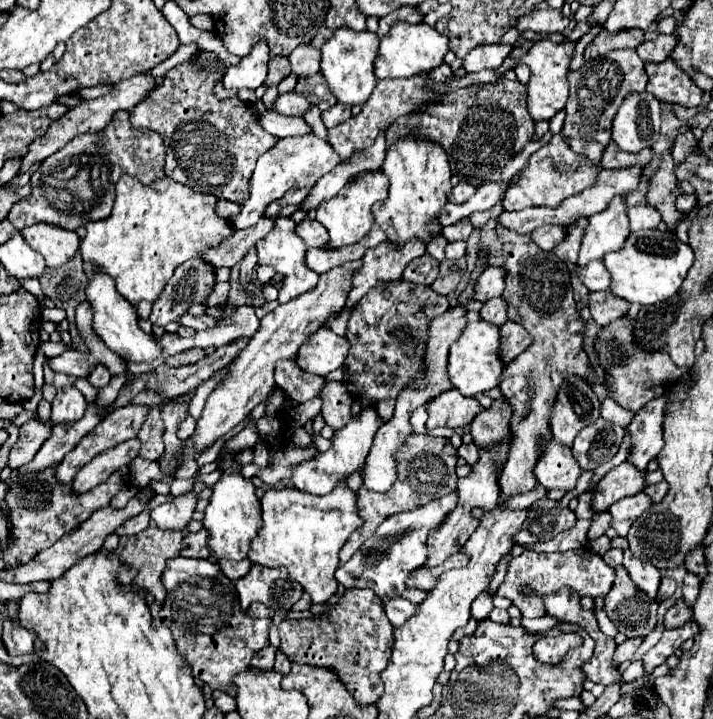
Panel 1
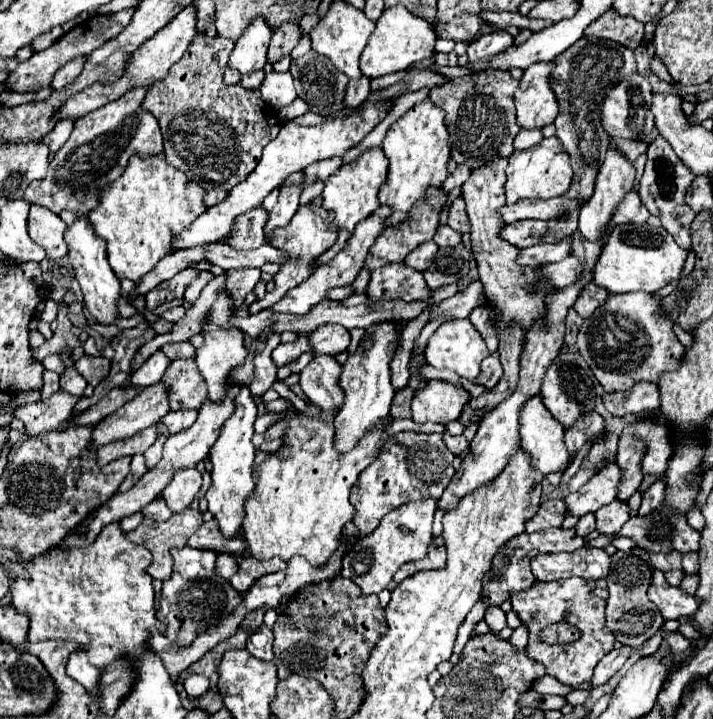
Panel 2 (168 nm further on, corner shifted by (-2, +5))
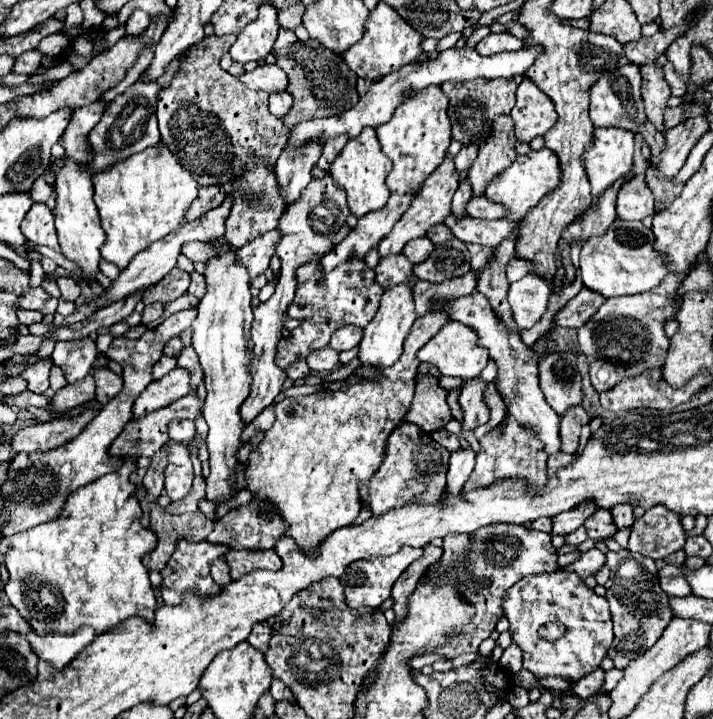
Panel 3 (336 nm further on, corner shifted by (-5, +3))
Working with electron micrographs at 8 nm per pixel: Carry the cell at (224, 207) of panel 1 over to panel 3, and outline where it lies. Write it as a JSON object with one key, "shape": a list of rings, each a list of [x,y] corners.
{"shape":[[[216,184],[198,188],[198,198],[184,212],[184,222],[192,222],[192,220],[200,218],[204,212],[208,212],[212,208],[218,208],[224,202],[224,198],[226,198],[226,192]]]}

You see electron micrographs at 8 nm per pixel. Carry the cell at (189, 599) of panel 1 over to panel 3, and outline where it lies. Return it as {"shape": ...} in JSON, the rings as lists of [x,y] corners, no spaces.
{"shape":[[[180,540],[176,552],[172,554],[172,558],[168,560],[166,568],[160,572],[164,582],[162,582],[162,598],[164,604],[168,606],[176,606],[180,604],[180,600],[184,598],[186,590],[196,590],[200,594],[208,594],[208,596],[216,596],[220,586],[210,578],[210,562],[216,558],[222,558],[224,552],[228,552],[228,548],[224,544],[212,544],[212,542],[188,542],[188,540]]]}

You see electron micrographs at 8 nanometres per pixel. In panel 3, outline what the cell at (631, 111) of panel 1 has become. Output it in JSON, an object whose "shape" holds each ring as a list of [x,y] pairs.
{"shape":[[[624,64],[620,68],[614,68],[612,72],[602,74],[590,88],[590,120],[594,126],[610,128],[626,128],[636,132],[638,126],[646,120],[644,104],[640,96],[640,68],[636,64]]]}

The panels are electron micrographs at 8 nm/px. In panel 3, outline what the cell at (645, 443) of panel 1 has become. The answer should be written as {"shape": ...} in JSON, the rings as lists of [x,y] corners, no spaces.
{"shape":[[[618,504],[618,506],[612,510],[612,518],[614,518],[614,524],[616,524],[618,530],[628,528],[628,526],[634,524],[632,508],[628,508],[628,504]]]}

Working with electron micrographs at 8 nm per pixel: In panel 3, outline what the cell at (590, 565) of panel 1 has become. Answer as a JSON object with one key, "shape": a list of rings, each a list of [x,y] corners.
{"shape":[[[590,548],[588,552],[582,552],[580,558],[576,562],[572,562],[570,566],[566,566],[564,570],[578,574],[580,578],[596,574],[596,570],[606,562],[606,556],[598,550],[598,548]]]}

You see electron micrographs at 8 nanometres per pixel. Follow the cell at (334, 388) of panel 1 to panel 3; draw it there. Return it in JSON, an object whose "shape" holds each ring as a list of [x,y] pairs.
{"shape":[[[324,346],[312,354],[306,356],[306,362],[310,366],[310,370],[314,372],[332,372],[338,366],[338,352],[330,346]]]}

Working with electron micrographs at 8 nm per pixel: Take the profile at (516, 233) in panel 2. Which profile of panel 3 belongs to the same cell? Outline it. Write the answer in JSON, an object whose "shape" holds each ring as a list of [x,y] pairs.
{"shape":[[[454,214],[444,218],[444,224],[448,230],[462,240],[464,244],[480,244],[480,246],[490,246],[496,248],[508,232],[518,232],[518,222],[510,220],[482,220],[482,218],[470,218],[470,216],[460,216],[456,218]]]}

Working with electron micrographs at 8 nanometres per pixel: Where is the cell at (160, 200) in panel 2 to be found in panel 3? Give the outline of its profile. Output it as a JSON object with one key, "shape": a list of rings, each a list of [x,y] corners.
{"shape":[[[164,142],[112,164],[104,172],[94,174],[92,182],[94,202],[106,232],[106,242],[100,248],[100,254],[120,270],[152,242],[180,228],[184,224],[184,212],[198,192],[198,184],[192,174],[178,162]]]}

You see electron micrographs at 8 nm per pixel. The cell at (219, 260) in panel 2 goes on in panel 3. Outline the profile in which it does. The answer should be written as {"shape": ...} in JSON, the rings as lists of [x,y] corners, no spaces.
{"shape":[[[188,242],[188,244],[182,246],[180,254],[184,254],[192,262],[206,262],[208,256],[216,254],[216,246],[206,244],[206,242]]]}

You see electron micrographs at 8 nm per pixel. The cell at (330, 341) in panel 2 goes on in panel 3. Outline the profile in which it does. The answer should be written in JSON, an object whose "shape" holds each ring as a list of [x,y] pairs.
{"shape":[[[344,326],[344,328],[338,328],[334,334],[332,334],[332,340],[330,340],[330,346],[338,352],[342,350],[350,350],[354,346],[358,346],[362,340],[362,328],[352,328],[352,326]]]}

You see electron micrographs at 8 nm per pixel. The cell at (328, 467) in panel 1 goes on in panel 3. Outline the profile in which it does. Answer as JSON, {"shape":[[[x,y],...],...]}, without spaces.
{"shape":[[[412,276],[410,282],[384,290],[384,296],[380,300],[380,308],[378,308],[372,324],[368,324],[368,328],[364,328],[364,338],[360,342],[358,358],[362,360],[364,366],[376,366],[376,364],[392,366],[400,358],[402,342],[416,320],[416,310],[414,310],[414,300],[412,300],[412,290],[414,290],[416,282],[418,282],[418,278]]]}

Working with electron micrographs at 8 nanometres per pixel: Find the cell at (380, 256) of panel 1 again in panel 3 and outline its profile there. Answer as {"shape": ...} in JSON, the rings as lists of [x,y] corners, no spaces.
{"shape":[[[450,154],[444,156],[440,168],[436,168],[436,172],[432,172],[432,176],[428,176],[428,180],[424,180],[420,192],[414,196],[410,208],[402,214],[402,218],[396,222],[396,226],[390,230],[388,236],[384,236],[378,244],[378,252],[380,256],[388,256],[388,254],[400,254],[404,244],[408,240],[414,240],[414,238],[420,238],[420,236],[426,236],[426,232],[440,224],[444,220],[444,216],[450,214],[450,206],[452,206],[452,196],[458,188],[458,180],[460,180],[460,174],[454,166],[454,160]]]}

